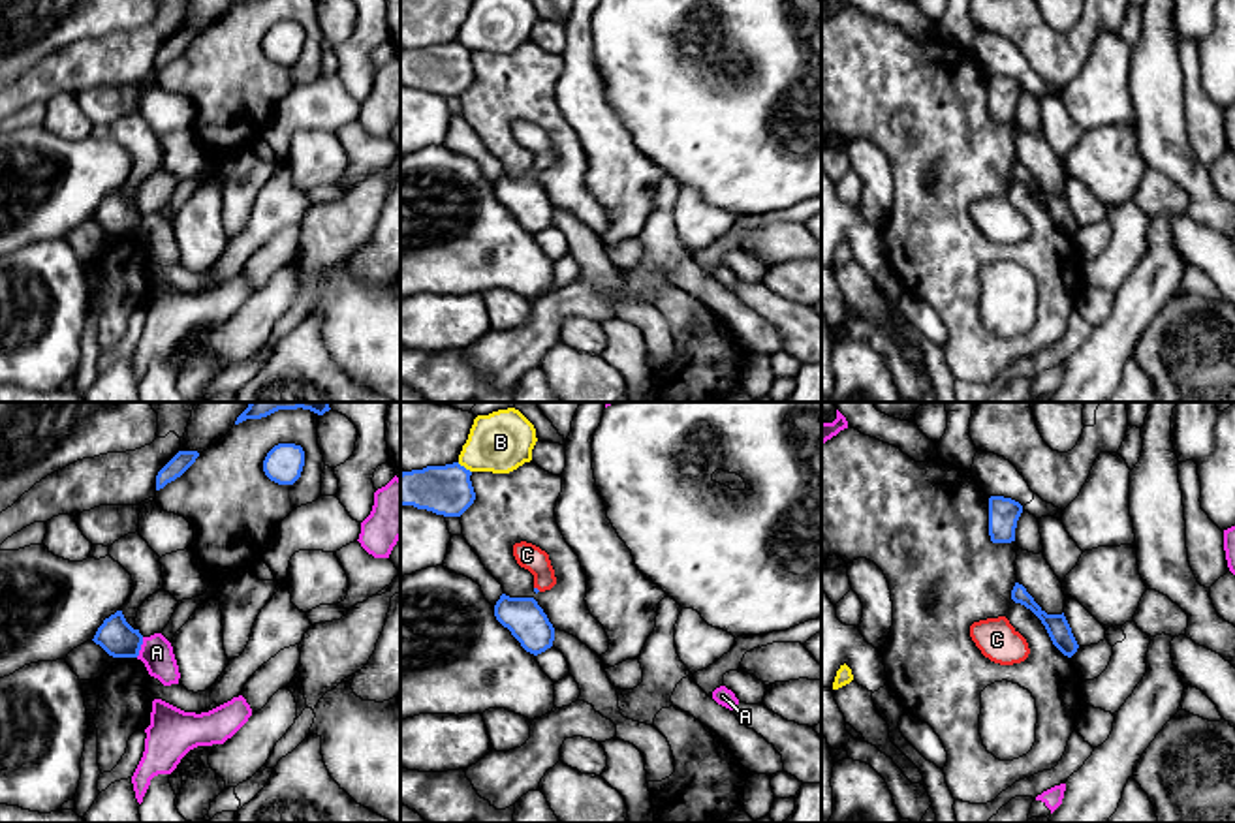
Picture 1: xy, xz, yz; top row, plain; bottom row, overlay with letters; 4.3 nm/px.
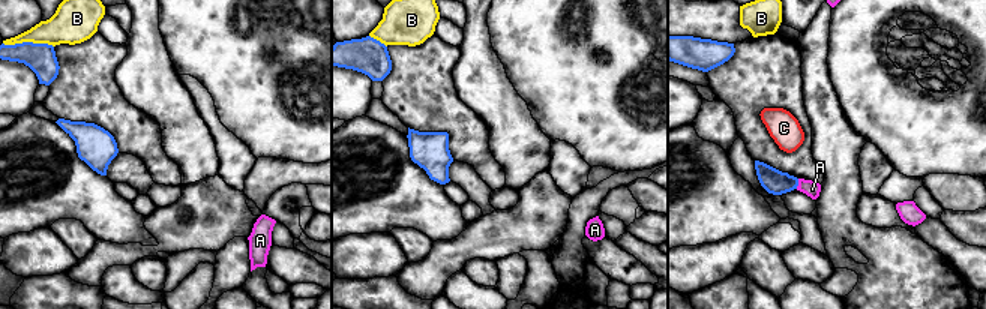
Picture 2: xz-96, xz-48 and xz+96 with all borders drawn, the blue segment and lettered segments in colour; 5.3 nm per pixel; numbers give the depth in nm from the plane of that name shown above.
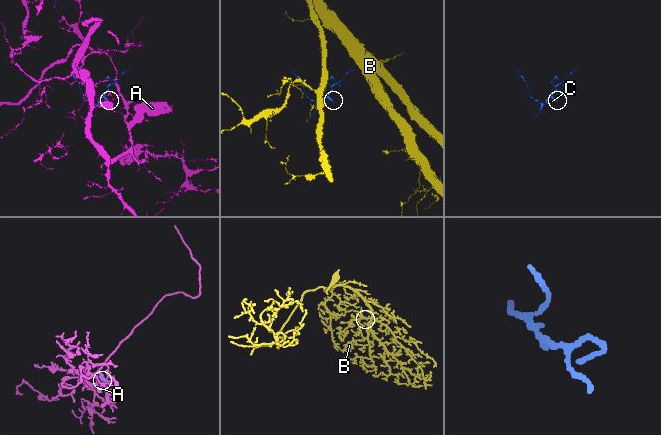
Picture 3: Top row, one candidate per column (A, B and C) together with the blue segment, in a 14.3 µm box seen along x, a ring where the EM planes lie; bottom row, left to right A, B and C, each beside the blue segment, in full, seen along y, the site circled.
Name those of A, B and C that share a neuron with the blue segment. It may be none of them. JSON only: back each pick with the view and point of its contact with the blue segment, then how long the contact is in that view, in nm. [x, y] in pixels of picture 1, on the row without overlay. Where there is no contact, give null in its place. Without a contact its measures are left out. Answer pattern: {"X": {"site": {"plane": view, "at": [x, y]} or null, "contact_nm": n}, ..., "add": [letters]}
{"C": {"site": {"plane": "xz", "at": [536, 168]}, "contact_nm": 40}, "add": ["C"]}

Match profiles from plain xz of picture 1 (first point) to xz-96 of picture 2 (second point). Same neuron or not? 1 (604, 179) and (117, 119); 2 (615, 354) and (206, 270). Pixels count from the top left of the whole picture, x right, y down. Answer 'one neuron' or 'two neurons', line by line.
1: two neurons
2: two neurons

